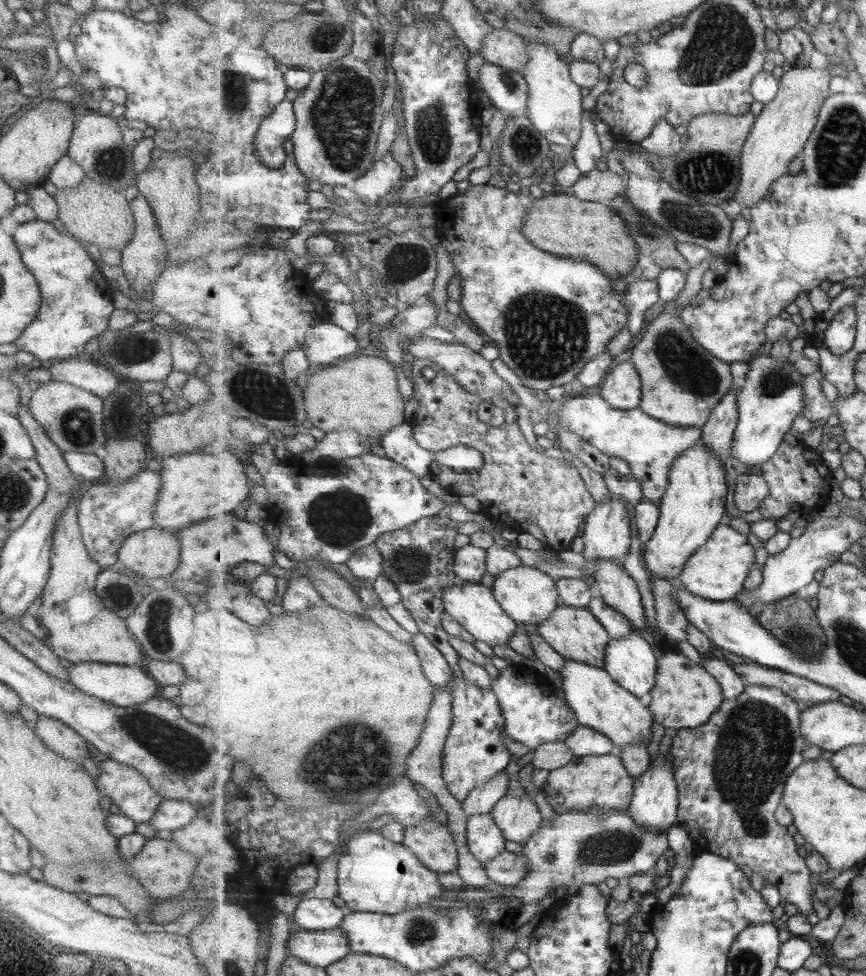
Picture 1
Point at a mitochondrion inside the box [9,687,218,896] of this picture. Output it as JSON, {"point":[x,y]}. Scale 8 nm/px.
{"point":[183,751]}

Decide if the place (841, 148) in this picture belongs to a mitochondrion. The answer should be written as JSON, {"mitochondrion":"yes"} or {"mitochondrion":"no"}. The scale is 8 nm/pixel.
{"mitochondrion":"yes"}

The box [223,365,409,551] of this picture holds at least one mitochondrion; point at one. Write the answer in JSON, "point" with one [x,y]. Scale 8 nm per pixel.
{"point":[262,394]}

